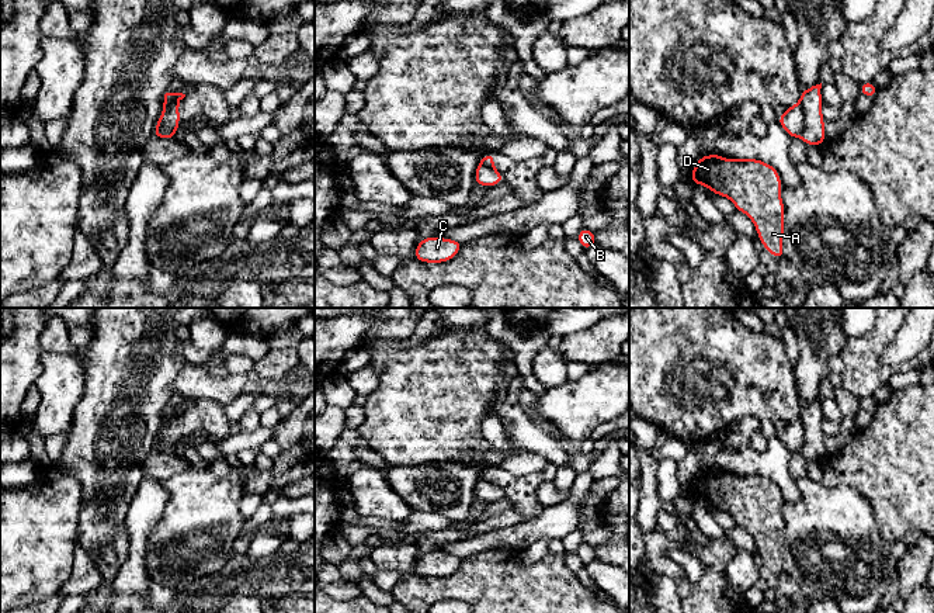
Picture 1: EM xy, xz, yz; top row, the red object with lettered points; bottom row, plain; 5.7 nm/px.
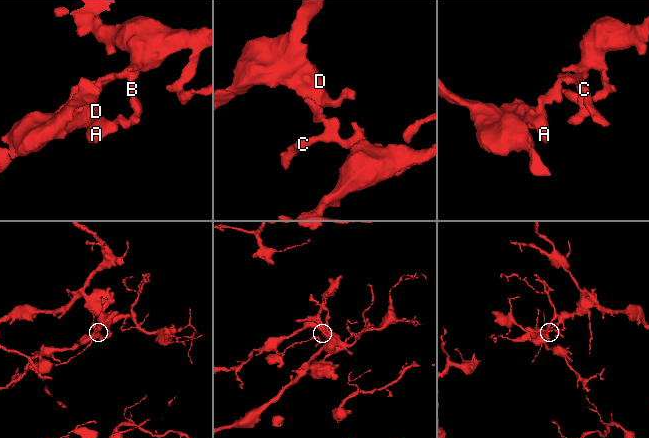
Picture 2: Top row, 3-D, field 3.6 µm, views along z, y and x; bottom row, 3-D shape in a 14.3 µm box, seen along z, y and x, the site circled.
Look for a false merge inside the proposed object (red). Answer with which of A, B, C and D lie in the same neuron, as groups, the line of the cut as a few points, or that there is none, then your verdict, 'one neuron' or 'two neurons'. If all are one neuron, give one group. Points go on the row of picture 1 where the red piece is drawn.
groups A D / B C; cut yz (798, 103), (802, 108), (802, 131), (799, 135); two neurons

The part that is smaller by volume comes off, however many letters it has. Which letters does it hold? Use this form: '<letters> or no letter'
A, D

